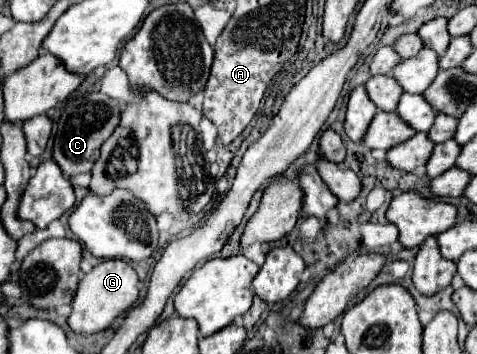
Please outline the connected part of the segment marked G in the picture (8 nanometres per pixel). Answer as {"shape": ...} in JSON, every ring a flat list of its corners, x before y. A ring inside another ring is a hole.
{"shape":[[105,260,101,264,97,264,91,272,87,272,77,286,75,298,73,298,73,312,69,316,69,328,77,334,95,334,101,332,105,328,111,326,111,322,123,314,125,310,129,310,137,296,137,272,123,260]]}

